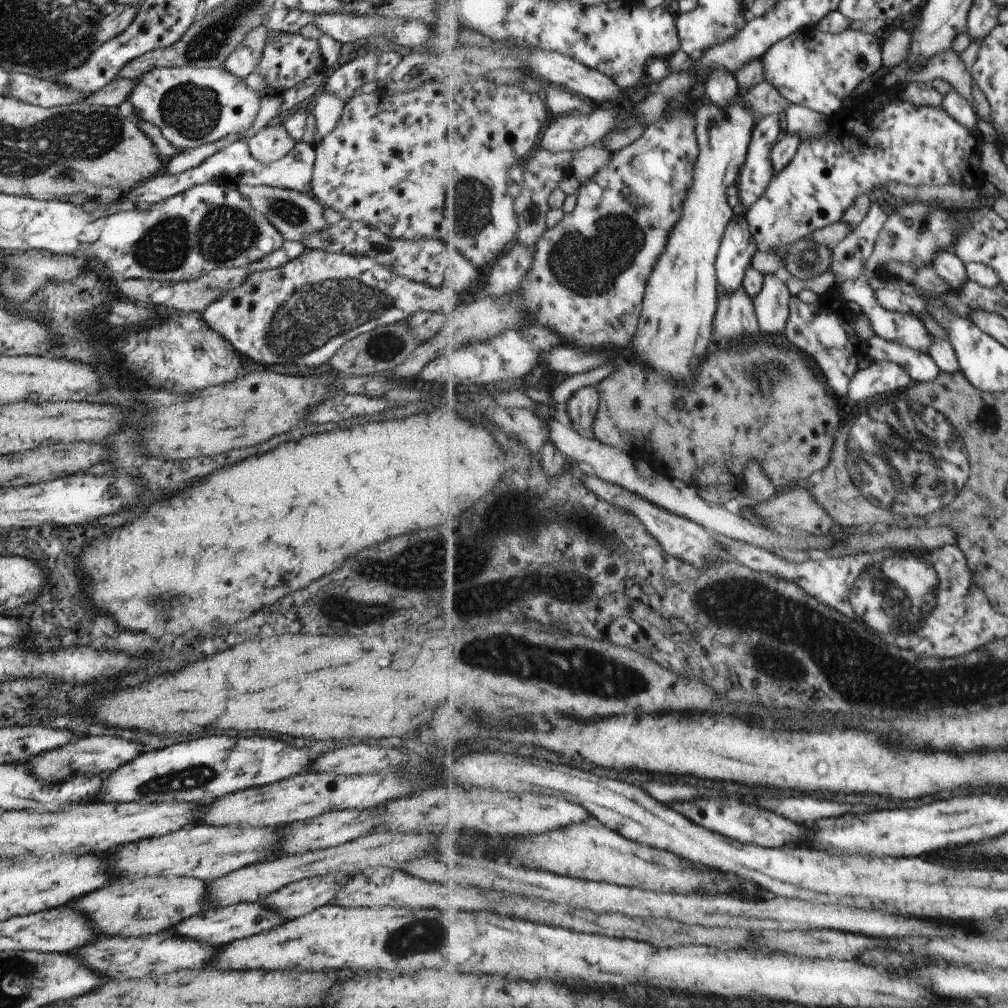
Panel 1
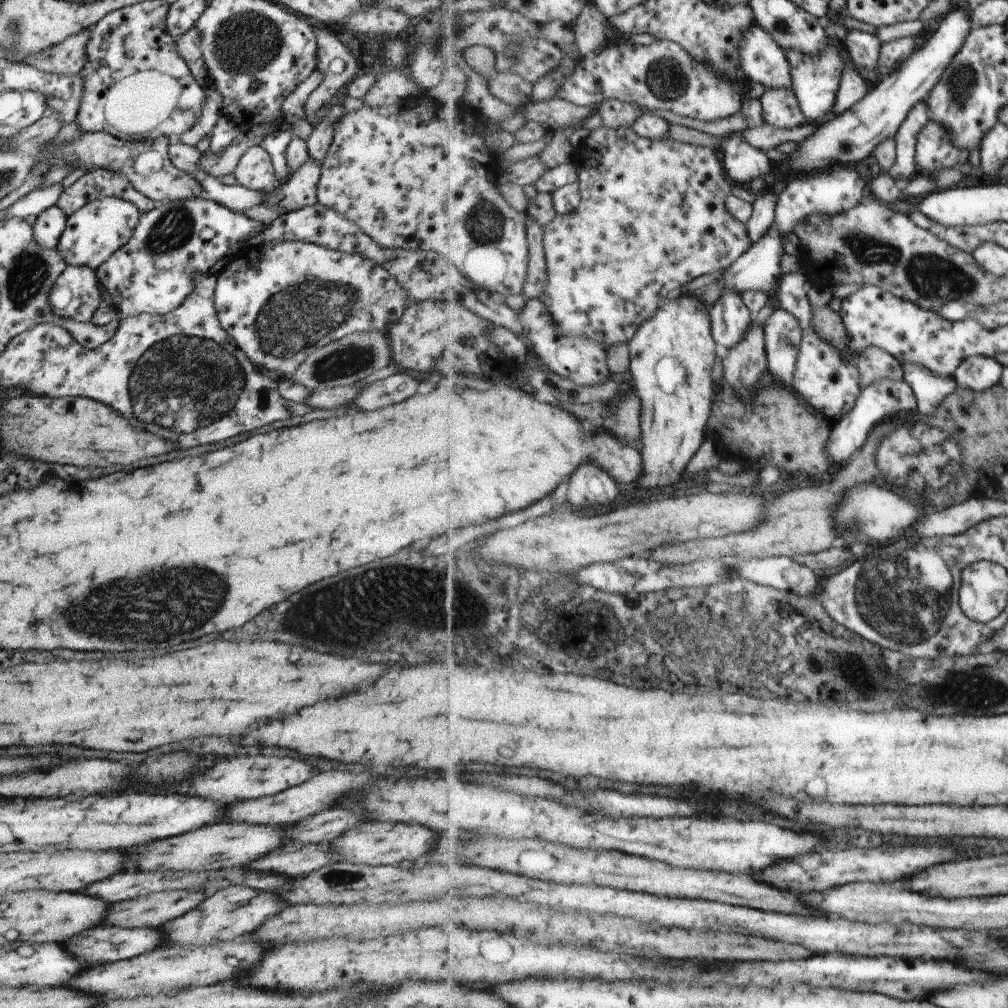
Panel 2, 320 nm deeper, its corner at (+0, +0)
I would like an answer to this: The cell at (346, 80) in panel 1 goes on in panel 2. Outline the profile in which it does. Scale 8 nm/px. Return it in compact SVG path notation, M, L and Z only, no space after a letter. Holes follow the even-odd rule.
M340 95L328 106L329 113L313 127L311 134L306 138L305 144L308 156L322 164L332 139L332 128L342 117L344 108L340 105Z

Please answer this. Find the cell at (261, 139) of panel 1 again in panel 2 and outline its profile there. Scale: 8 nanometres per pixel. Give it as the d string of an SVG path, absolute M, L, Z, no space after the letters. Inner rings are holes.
M261 144L250 146L237 161L233 176L247 190L265 192L275 184L273 169Z

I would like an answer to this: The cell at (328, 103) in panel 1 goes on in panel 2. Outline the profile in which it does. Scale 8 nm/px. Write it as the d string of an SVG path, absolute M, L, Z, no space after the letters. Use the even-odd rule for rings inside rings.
M310 157L283 182L271 186L262 194L265 206L282 206L285 213L316 203L316 184L320 166Z

